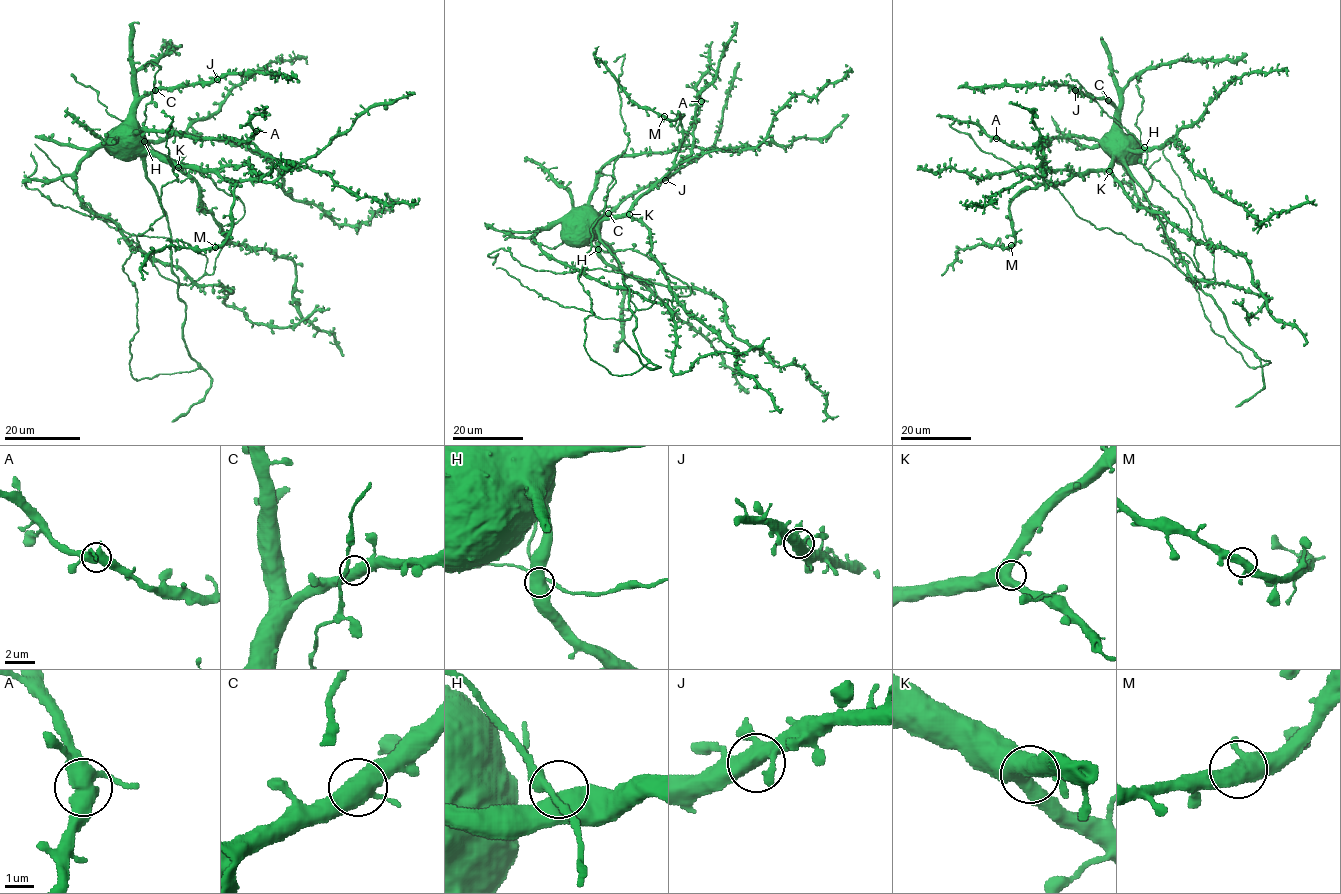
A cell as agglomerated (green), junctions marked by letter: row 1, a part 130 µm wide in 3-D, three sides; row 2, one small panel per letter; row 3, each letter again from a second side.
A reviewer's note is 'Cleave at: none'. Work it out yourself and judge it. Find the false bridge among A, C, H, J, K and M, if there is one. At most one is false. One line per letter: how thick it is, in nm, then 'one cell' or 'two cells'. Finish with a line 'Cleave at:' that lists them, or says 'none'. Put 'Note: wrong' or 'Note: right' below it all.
A: 500 nm | one cell
C: 500 nm | one cell
H: 440 nm | one cell
J: 480 nm | one cell
K: 480 nm | one cell
M: 440 nm | one cell
Cleave at: none
Note: right

